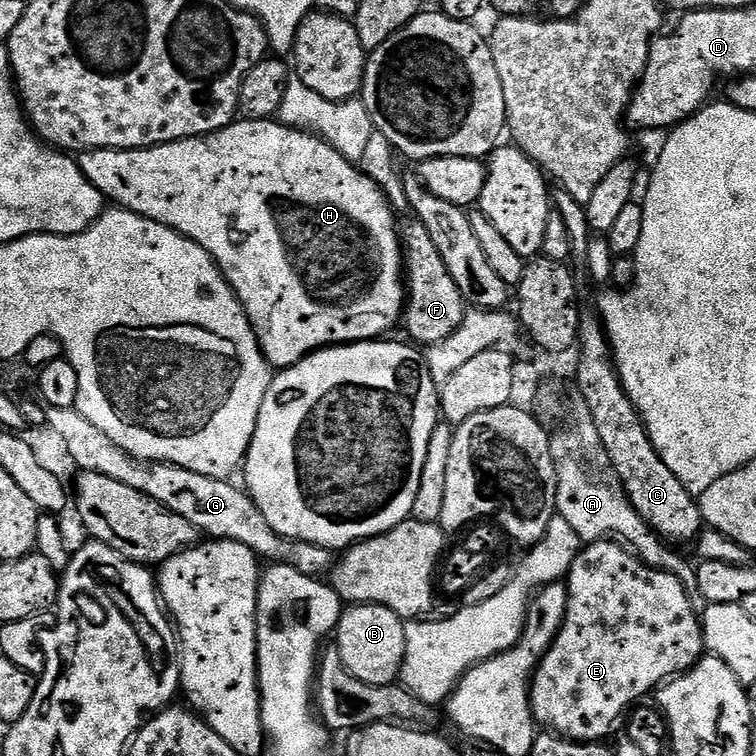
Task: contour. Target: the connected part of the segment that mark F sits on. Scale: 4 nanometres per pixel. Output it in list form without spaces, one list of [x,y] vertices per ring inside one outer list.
[[[415,218],[409,221],[408,225],[400,228],[406,269],[406,307],[402,328],[408,331],[407,339],[413,345],[427,346],[450,338],[461,328],[466,301],[454,278],[450,278],[450,270],[446,270],[446,262],[442,262],[442,254],[438,254],[438,246],[434,246],[426,226],[422,226]]]

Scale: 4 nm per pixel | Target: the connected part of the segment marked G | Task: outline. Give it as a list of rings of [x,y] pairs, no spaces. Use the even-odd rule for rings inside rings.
[[[44,408],[47,427],[56,431],[64,448],[76,459],[80,472],[106,474],[114,478],[114,482],[122,482],[122,486],[130,486],[130,490],[138,490],[159,504],[164,504],[174,514],[182,514],[186,522],[190,522],[205,537],[217,540],[233,540],[246,546],[257,556],[272,564],[285,564],[294,567],[304,575],[324,578],[331,573],[334,563],[334,552],[331,548],[323,548],[314,542],[291,540],[279,536],[262,518],[262,510],[252,501],[243,487],[235,488],[228,478],[198,474],[194,470],[186,470],[177,464],[157,464],[147,460],[135,460],[126,454],[94,422],[82,418],[75,408]],[[268,559],[268,560],[267,560]]]

